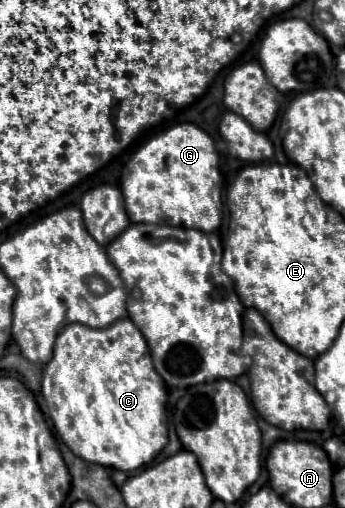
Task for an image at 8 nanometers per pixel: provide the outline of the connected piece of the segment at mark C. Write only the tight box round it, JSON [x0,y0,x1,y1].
[42,319,168,471]

